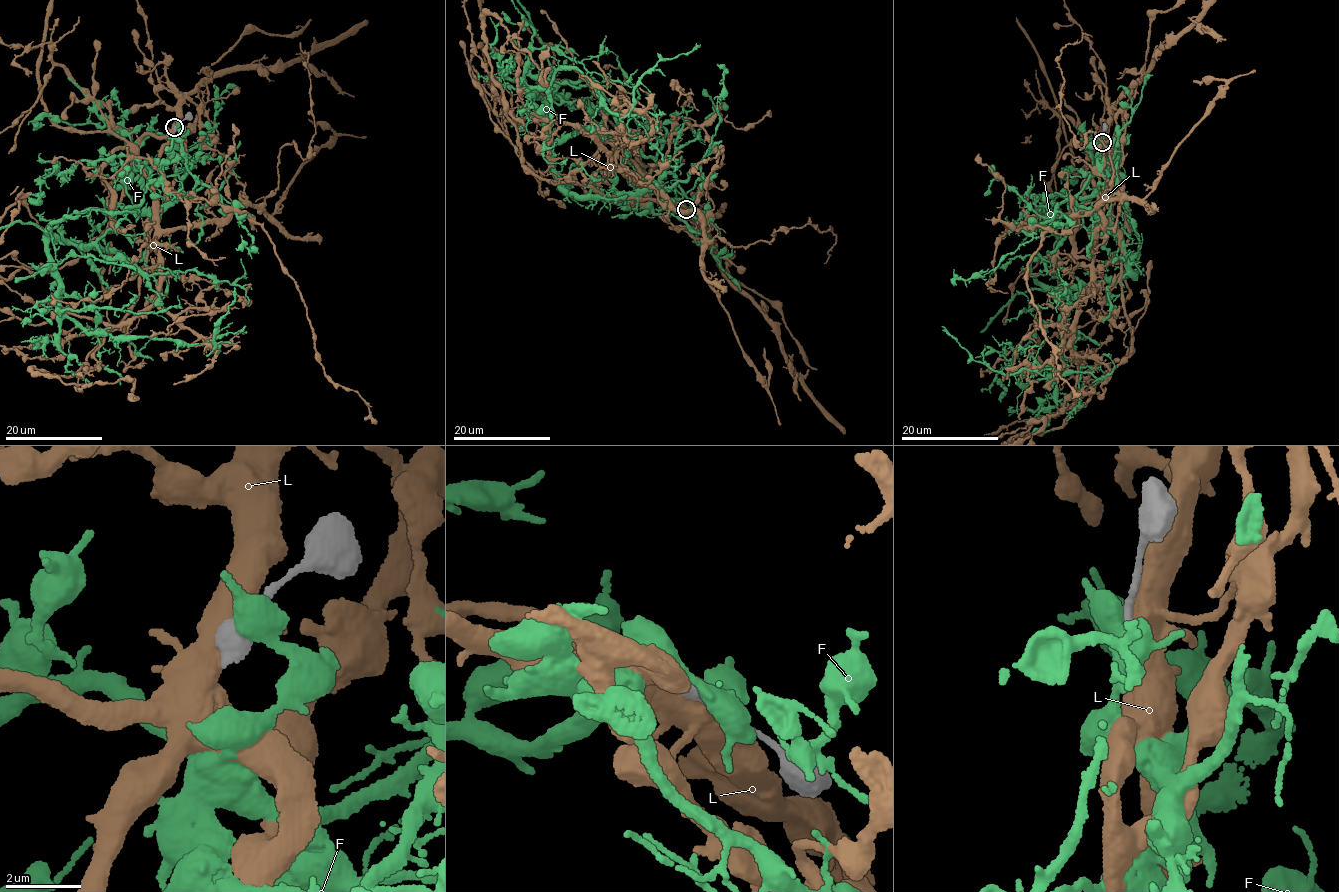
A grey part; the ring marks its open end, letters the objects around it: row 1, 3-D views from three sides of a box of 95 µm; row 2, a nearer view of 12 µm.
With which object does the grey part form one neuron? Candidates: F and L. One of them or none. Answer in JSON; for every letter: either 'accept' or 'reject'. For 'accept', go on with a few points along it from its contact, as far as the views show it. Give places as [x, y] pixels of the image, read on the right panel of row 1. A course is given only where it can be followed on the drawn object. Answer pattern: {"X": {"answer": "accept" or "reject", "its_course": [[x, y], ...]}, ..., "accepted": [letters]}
{"F": {"answer": "reject"}, "L": {"answer": "accept"}, "accepted": ["L"]}

